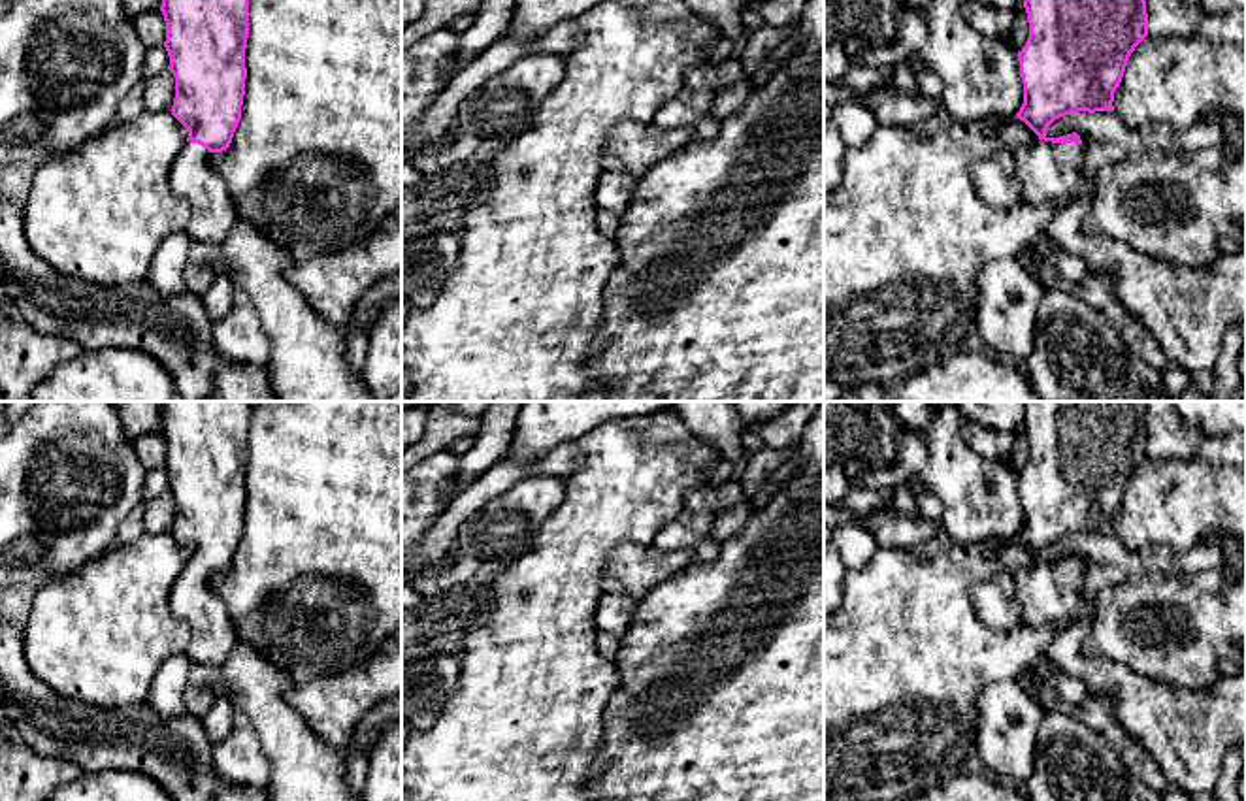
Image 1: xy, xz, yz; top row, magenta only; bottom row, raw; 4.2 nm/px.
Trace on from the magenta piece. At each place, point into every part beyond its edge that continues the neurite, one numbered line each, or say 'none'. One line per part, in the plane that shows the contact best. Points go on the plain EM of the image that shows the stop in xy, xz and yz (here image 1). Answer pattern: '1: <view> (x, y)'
1: yz (1188, 732)

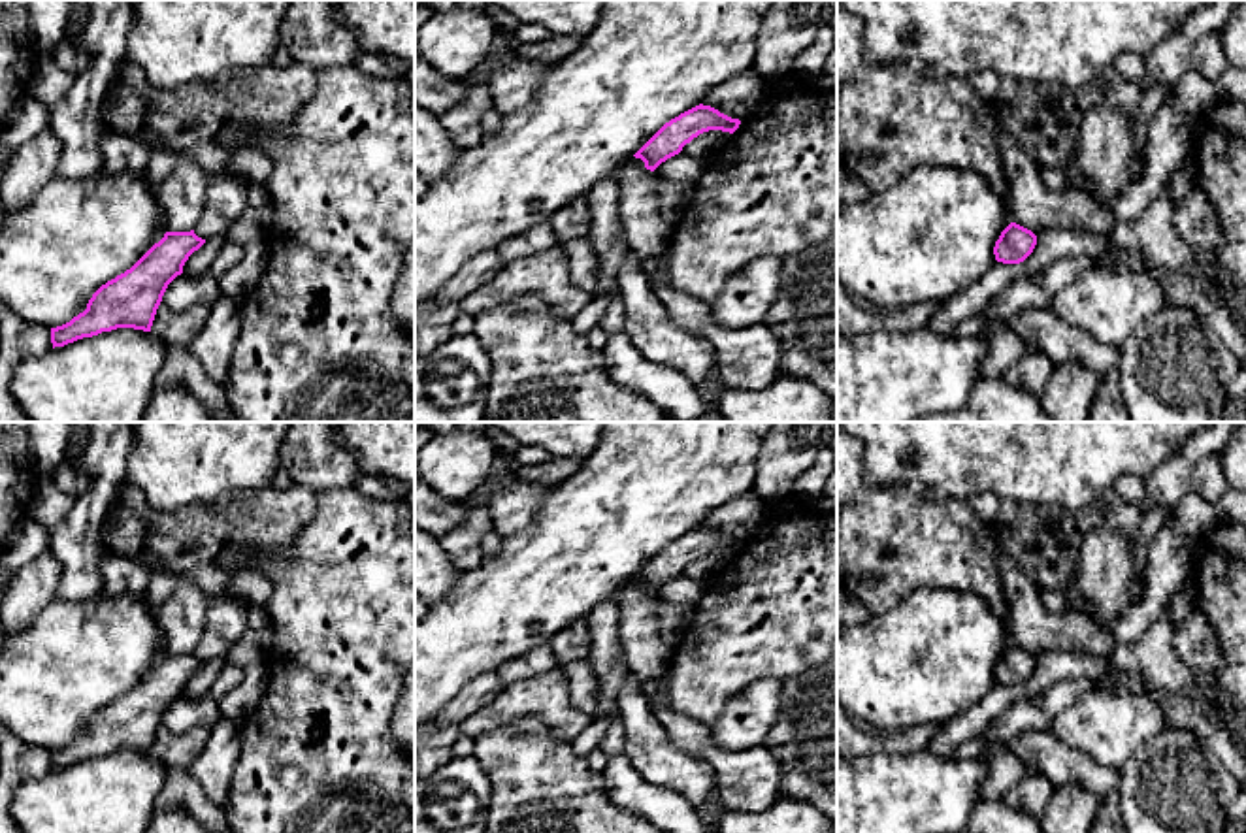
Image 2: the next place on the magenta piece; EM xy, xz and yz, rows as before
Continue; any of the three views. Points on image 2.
none

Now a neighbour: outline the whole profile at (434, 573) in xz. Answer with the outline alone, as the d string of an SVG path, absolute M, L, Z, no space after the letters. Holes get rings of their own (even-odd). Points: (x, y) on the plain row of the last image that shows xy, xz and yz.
M415 528L415 594L426 607L447 597L454 590L458 575L441 539Z

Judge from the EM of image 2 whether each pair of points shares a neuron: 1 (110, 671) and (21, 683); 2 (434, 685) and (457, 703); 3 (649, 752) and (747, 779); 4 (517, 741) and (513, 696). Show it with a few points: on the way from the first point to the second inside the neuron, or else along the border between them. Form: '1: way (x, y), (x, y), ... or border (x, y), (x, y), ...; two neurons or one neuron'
1: way (87, 671), (59, 671), (44, 683); one neuron
2: border (489, 673), (475, 675), (434, 718); two neurons
3: border (675, 745), (702, 758), (713, 769), (715, 786); two neurons
4: border (474, 737), (526, 717), (538, 717), (557, 737); two neurons

